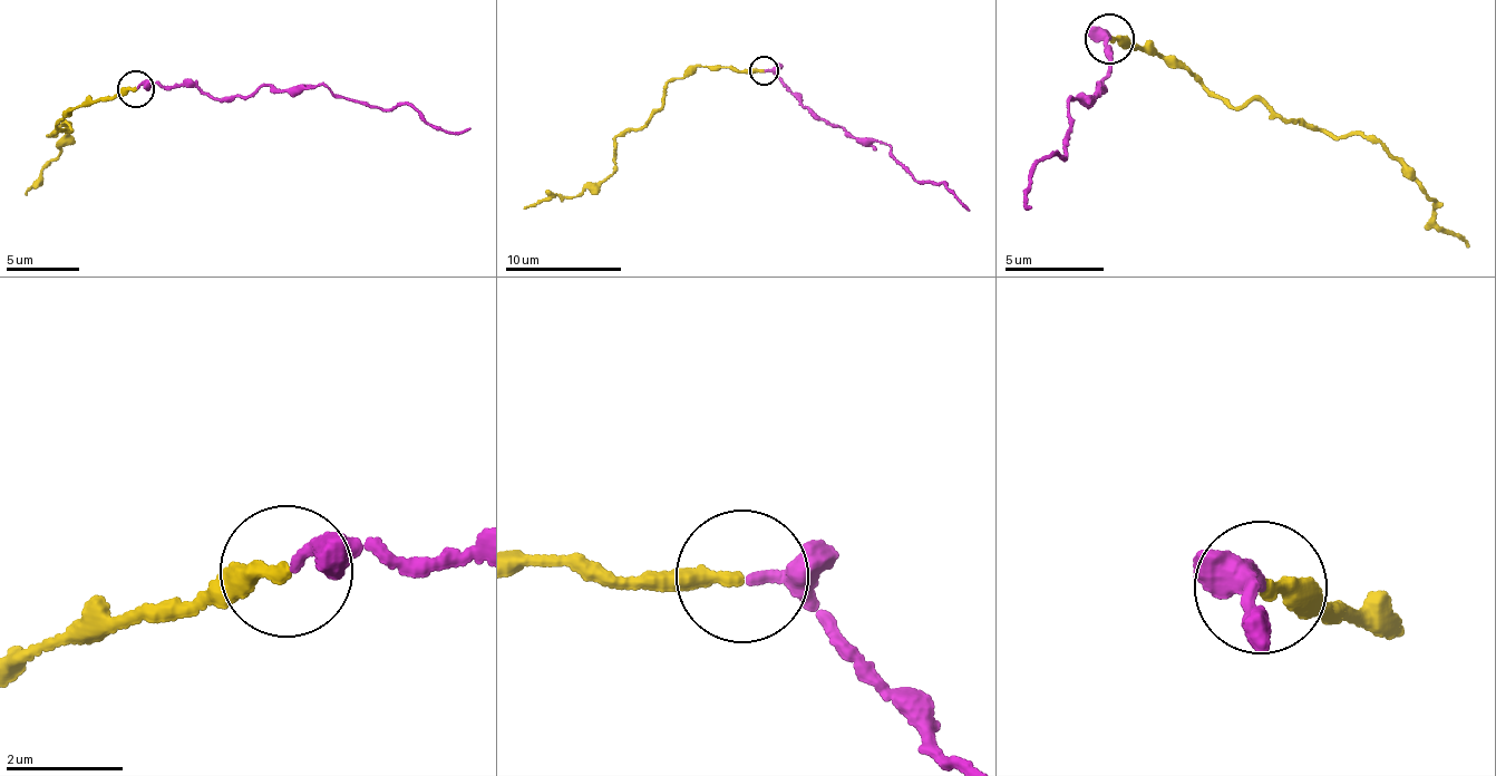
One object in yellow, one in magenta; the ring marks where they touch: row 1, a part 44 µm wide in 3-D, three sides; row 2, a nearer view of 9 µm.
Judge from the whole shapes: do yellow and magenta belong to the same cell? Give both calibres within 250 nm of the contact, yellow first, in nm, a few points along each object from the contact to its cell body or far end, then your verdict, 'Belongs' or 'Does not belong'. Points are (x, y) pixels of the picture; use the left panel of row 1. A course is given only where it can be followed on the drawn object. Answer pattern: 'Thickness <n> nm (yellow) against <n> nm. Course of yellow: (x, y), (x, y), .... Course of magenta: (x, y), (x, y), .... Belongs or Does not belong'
Thickness 240 nm (yellow) against 170 nm. Course of yellow: (136, 88), (71, 107), (57, 124), (71, 128), (67, 120), (55, 128), (50, 136), (70, 125), (26, 194). Course of magenta: (136, 88), (183, 85), (246, 97), (272, 87), (326, 87), (376, 108), (405, 104), (452, 132), (472, 126). Belongs

